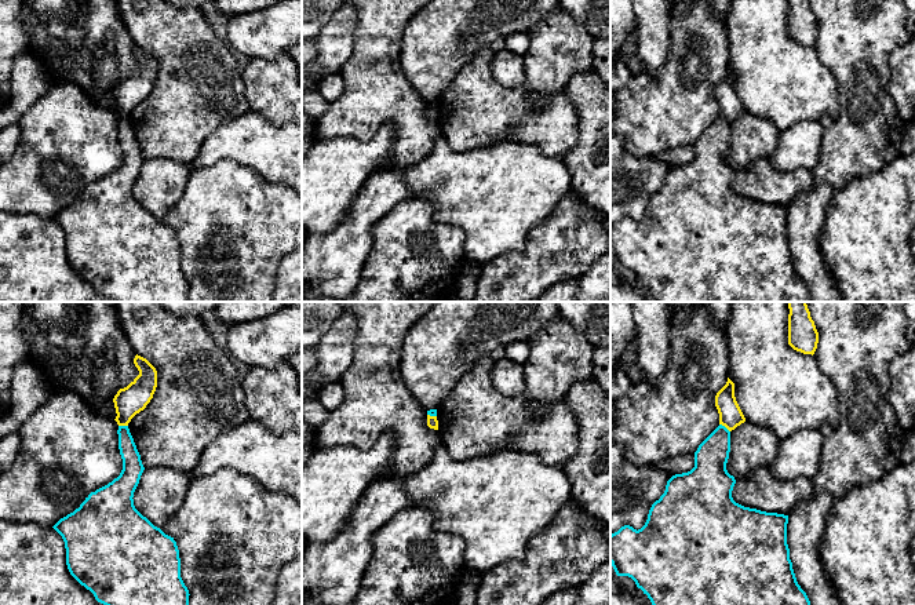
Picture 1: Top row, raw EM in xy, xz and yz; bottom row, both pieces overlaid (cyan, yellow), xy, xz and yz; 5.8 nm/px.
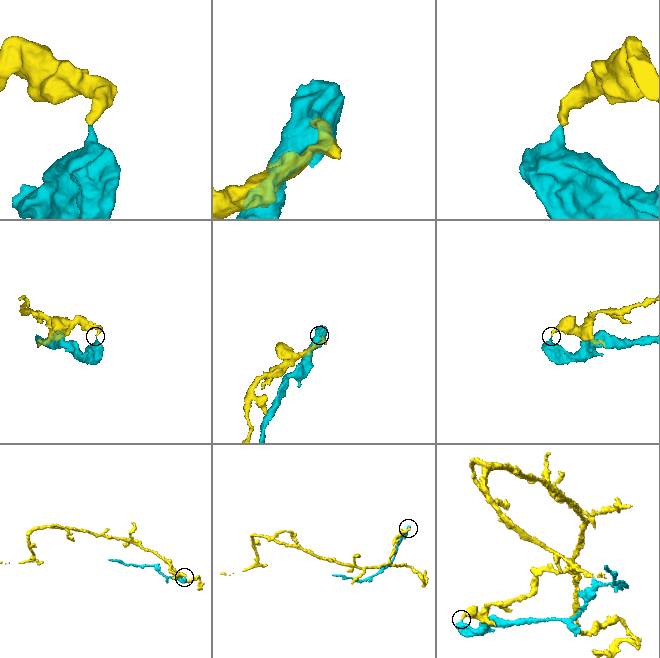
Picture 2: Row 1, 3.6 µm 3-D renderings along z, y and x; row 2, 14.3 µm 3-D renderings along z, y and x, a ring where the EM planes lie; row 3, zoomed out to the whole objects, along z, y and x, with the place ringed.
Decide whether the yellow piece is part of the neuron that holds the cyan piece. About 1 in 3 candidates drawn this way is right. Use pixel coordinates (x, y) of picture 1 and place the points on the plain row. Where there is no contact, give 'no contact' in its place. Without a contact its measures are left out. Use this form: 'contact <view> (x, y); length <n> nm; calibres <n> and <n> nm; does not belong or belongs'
contact yz (725, 119); length 80 nm; calibres 190 and 140 nm; does not belong

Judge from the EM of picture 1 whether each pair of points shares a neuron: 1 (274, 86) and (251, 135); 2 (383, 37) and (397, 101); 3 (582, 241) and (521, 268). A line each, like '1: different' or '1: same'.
1: different
2: same
3: same

